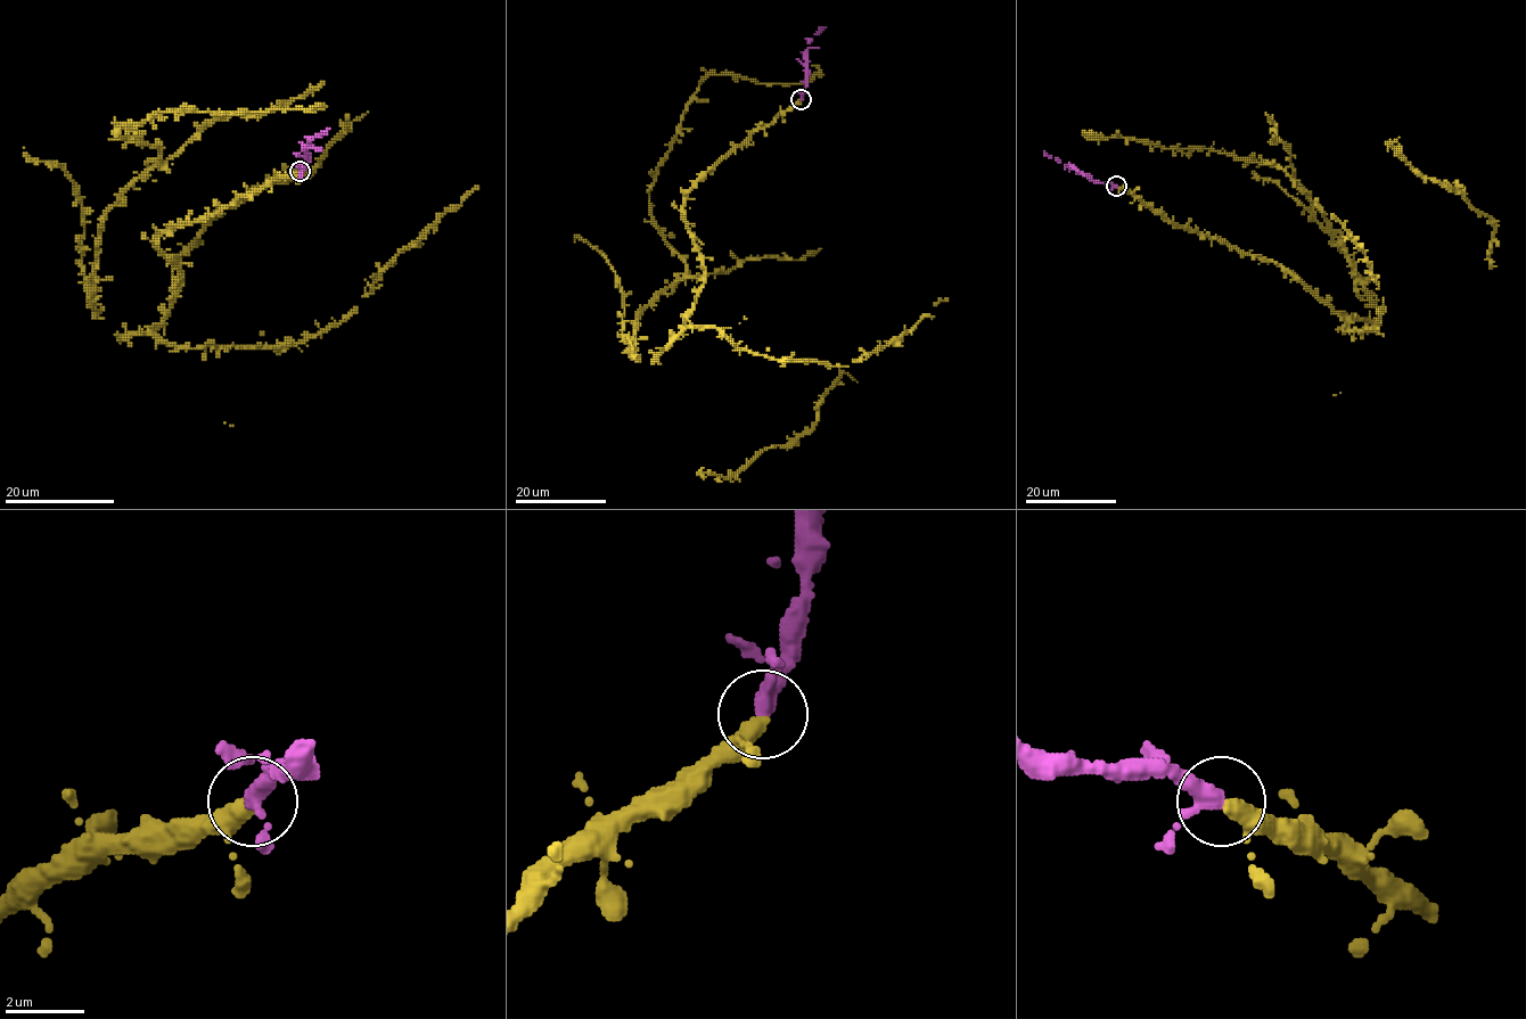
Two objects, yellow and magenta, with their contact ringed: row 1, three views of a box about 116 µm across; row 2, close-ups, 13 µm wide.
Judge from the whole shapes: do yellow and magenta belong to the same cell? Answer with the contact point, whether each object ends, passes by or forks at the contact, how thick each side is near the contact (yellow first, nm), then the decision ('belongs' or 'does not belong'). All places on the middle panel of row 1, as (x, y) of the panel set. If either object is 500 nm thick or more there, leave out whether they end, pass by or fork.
(801, 99) | yellow ends | magenta ends | 400/440 nm | belongs

